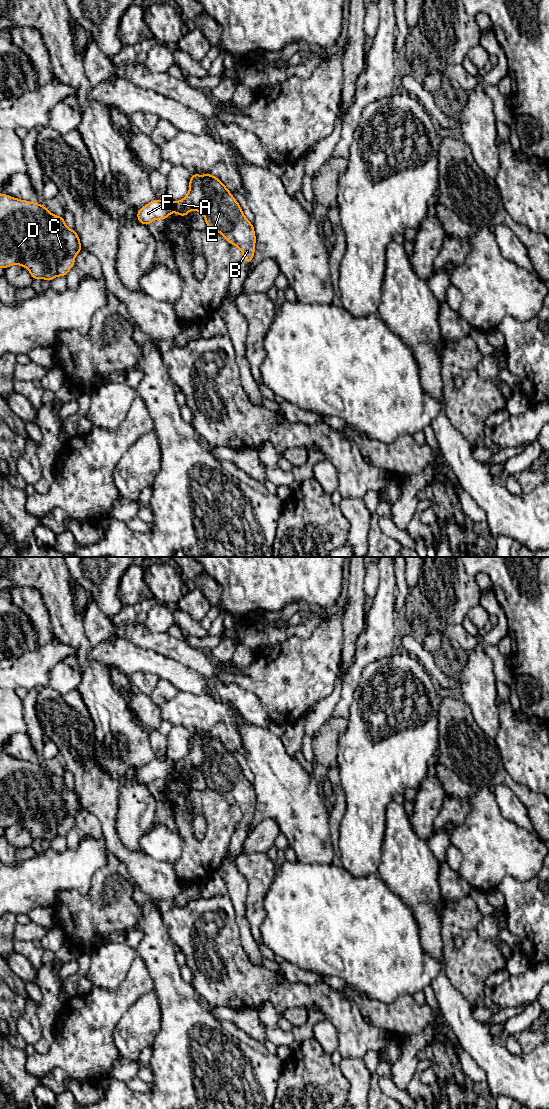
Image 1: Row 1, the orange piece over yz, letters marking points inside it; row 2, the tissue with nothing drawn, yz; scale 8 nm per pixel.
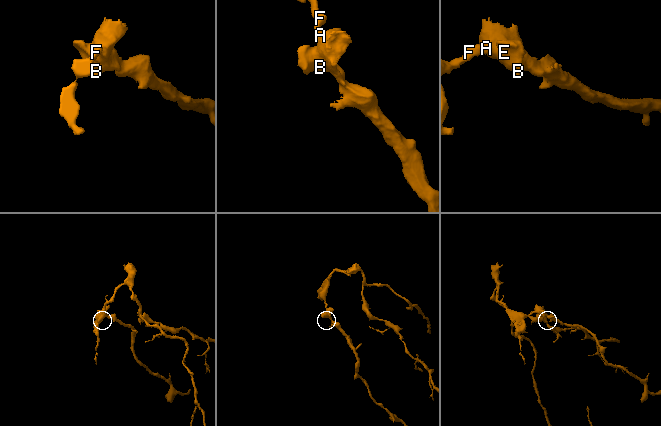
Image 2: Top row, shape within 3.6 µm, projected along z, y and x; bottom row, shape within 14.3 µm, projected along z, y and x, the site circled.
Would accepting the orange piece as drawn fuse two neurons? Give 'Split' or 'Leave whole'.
Split

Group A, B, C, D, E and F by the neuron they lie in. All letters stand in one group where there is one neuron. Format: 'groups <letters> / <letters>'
groups A B E / C D F

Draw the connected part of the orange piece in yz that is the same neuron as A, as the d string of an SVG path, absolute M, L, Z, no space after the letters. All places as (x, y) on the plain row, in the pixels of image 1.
M192 733L189 741L189 752L175 762L175 772L185 777L191 770L197 770L204 778L208 788L220 793L232 805L238 807L243 819L249 824L255 813L256 796L253 784L245 777L242 768L226 746L210 733L198 735Z

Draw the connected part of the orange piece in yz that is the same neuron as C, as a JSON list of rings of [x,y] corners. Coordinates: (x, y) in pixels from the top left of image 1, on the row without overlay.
[[[0,754],[0,827],[21,825],[31,834],[32,839],[46,839],[51,842],[56,836],[65,837],[75,824],[78,812],[83,811],[77,792],[70,790],[63,776],[52,774],[44,765]]]

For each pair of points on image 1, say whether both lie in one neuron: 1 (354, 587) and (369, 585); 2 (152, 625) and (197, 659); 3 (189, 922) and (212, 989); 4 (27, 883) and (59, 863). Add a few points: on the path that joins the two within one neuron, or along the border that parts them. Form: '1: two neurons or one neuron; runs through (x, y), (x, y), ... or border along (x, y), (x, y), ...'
1: two neurons; border along (366, 567), (363, 583), (363, 610)
2: two neurons; border along (143, 624), (150, 632), (165, 633)
3: one neuron; runs through (203, 933), (205, 942), (215, 954), (215, 971)
4: one neuron; runs through (35, 883), (51, 871)

